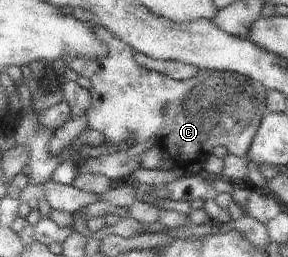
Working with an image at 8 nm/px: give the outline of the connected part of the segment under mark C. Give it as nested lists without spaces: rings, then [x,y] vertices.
[[[103,26],[94,27],[98,33],[98,36],[104,41],[106,45],[106,51],[104,52],[104,57],[99,59],[94,59],[92,62],[85,61],[79,58],[70,58],[68,63],[62,68],[69,67],[74,69],[79,75],[84,75],[91,81],[90,91],[90,106],[86,109],[86,120],[89,130],[97,130],[104,135],[107,144],[114,145],[115,143],[127,143],[131,141],[132,144],[146,141],[147,139],[155,139],[163,148],[164,153],[176,161],[176,165],[190,170],[191,165],[199,164],[205,162],[207,157],[212,153],[215,147],[227,147],[229,154],[235,154],[240,157],[245,157],[249,151],[249,146],[252,145],[253,139],[256,137],[256,131],[260,126],[260,121],[263,119],[266,112],[266,92],[264,84],[259,80],[250,78],[249,76],[244,76],[243,74],[238,74],[237,72],[222,72],[222,71],[211,71],[208,69],[201,69],[197,71],[195,77],[189,77],[189,79],[171,79],[167,76],[162,76],[161,73],[150,70],[145,66],[139,65],[134,58],[135,49],[131,47],[128,43],[125,43],[120,36],[112,34],[109,30],[106,30]]]

